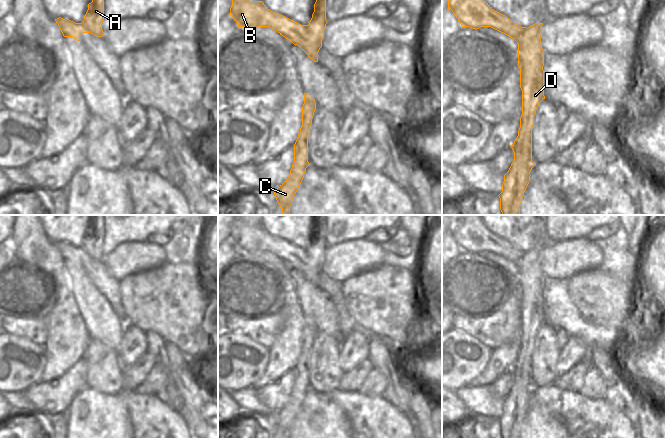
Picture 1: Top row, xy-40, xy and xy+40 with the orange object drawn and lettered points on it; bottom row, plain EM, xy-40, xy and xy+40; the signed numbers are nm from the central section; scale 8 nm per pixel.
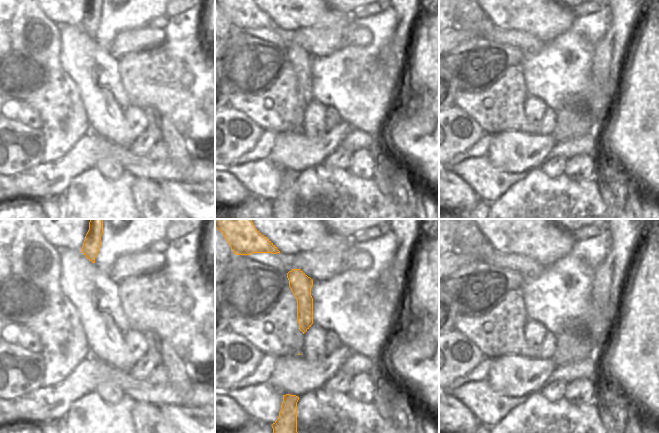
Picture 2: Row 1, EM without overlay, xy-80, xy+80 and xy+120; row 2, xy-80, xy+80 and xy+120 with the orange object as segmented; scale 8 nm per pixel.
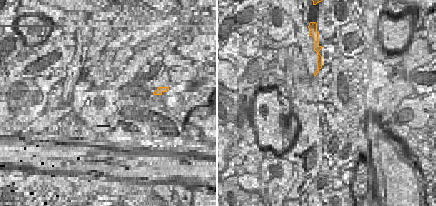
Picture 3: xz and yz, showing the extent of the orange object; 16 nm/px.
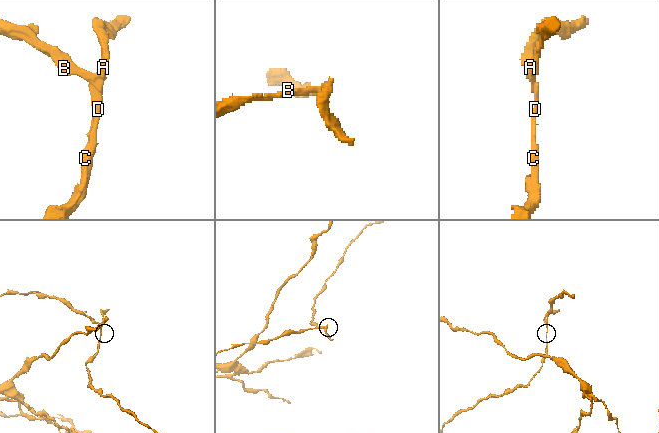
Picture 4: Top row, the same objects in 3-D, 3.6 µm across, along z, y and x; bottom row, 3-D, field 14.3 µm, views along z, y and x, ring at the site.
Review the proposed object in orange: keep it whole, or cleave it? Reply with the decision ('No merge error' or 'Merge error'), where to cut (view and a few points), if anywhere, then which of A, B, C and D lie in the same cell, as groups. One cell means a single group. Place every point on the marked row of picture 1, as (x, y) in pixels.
Merge error. Split along xy (307, 25), (307, 39), (314, 47), (308, 51). Groups: A C D / B.

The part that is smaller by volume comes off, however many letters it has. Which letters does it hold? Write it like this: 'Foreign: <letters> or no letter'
Foreign: B

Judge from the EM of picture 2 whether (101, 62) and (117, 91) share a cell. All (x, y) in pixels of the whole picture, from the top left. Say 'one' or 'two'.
one

